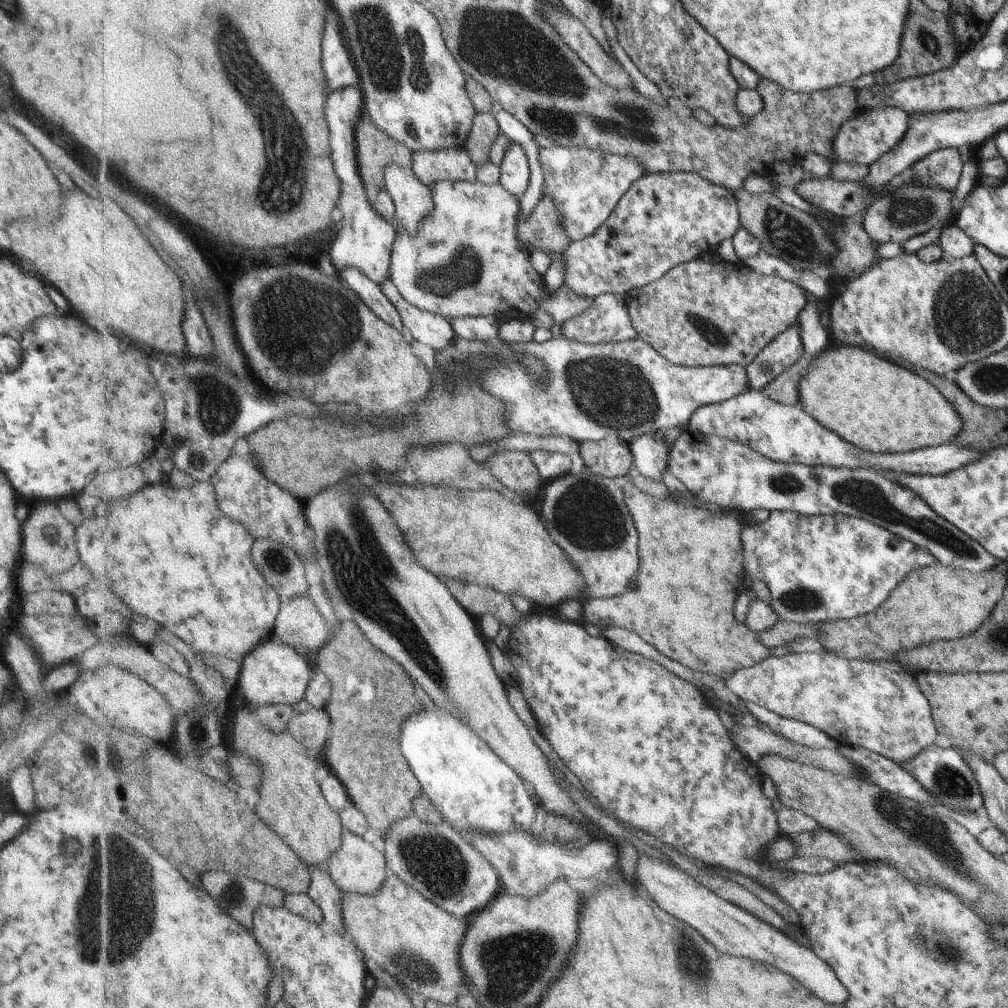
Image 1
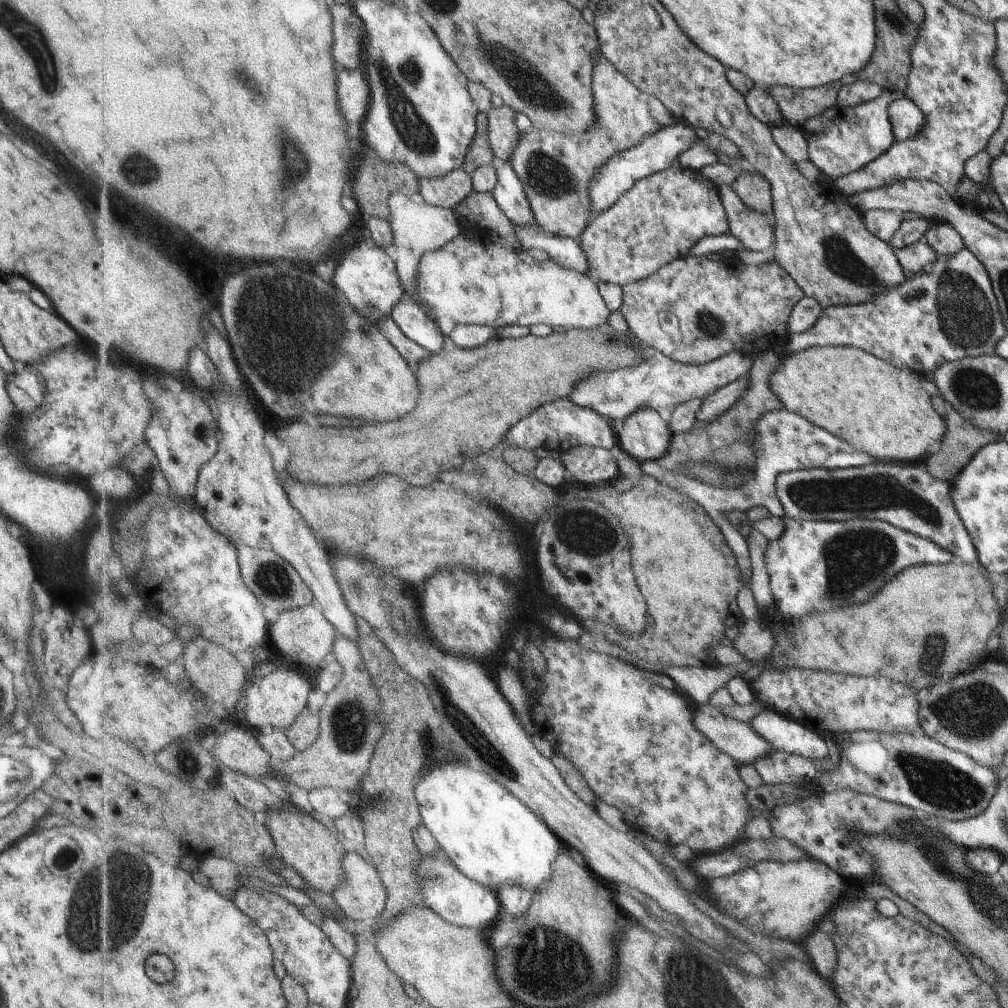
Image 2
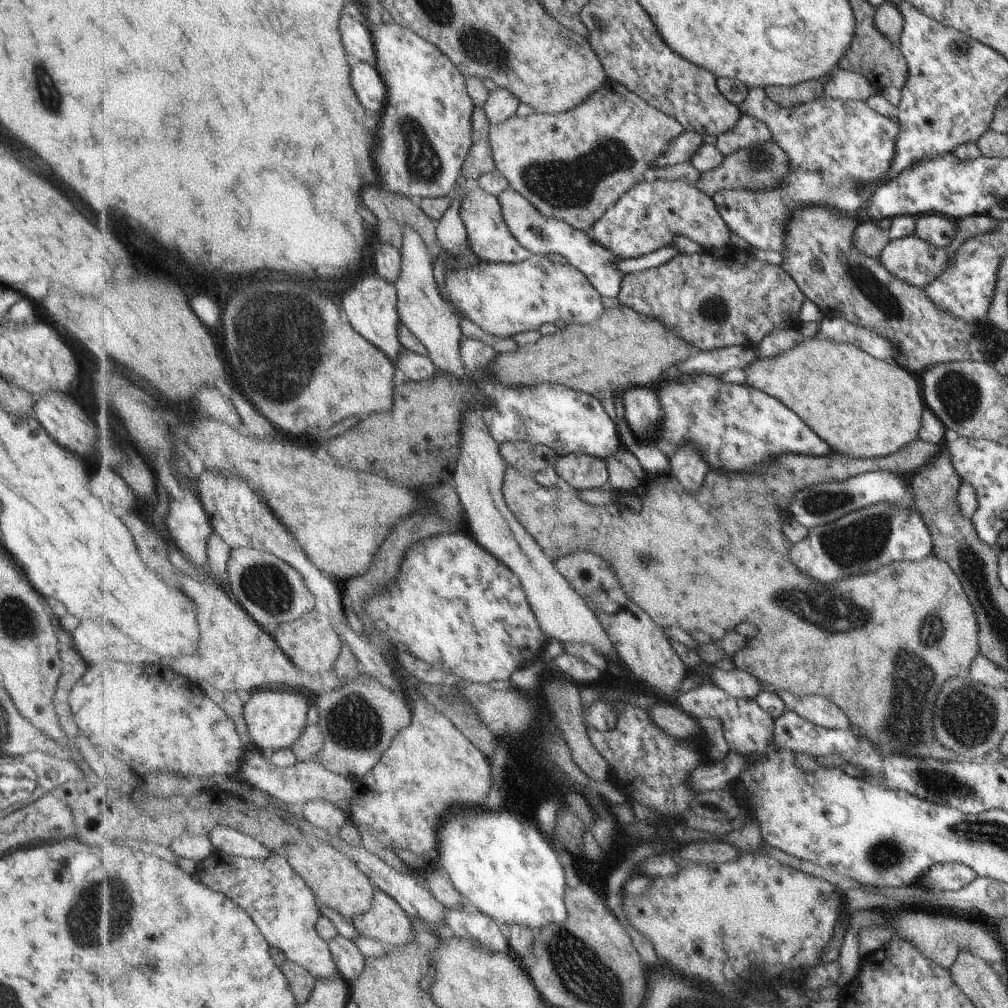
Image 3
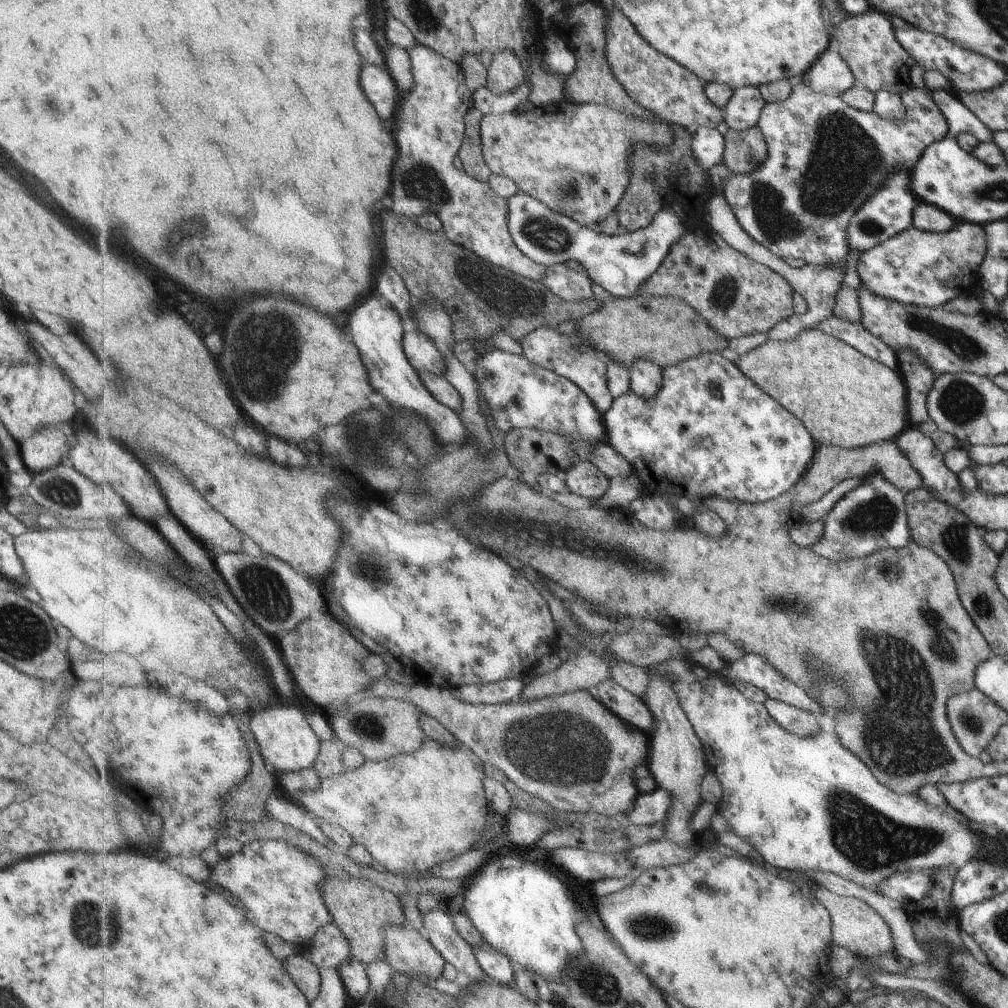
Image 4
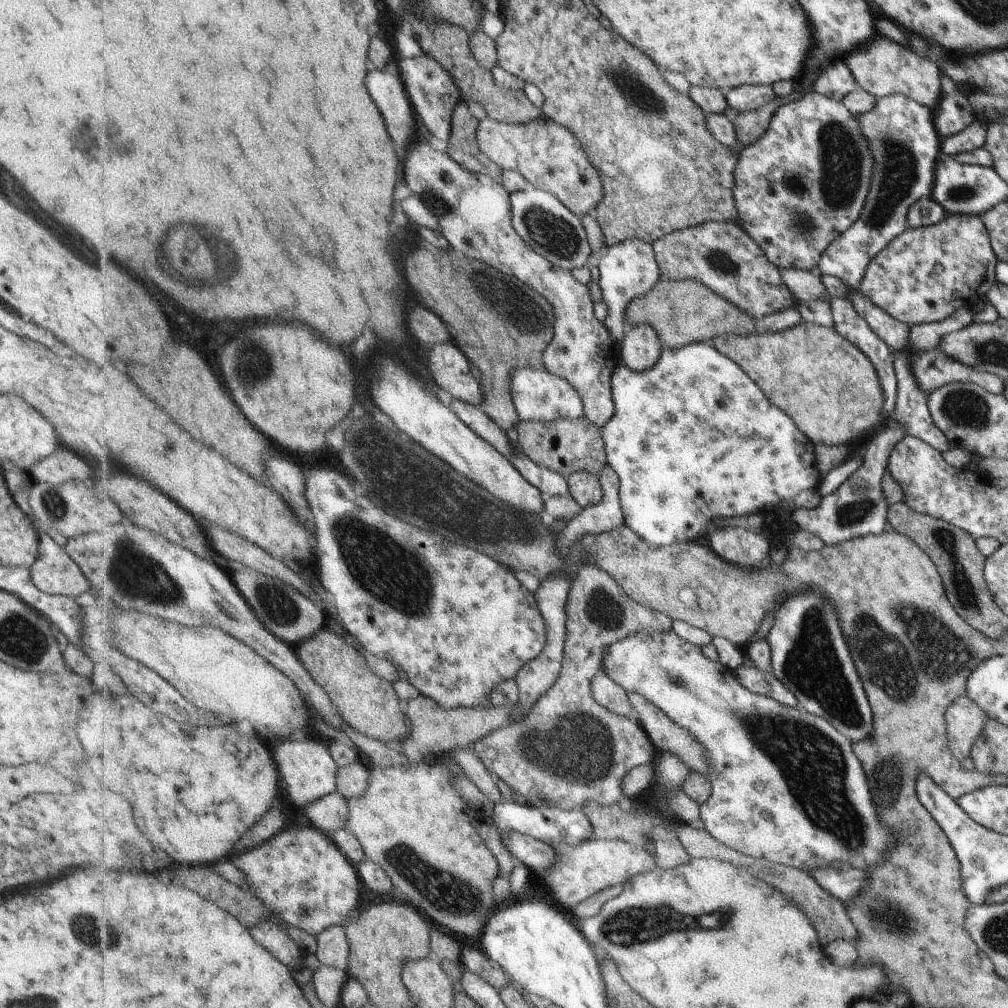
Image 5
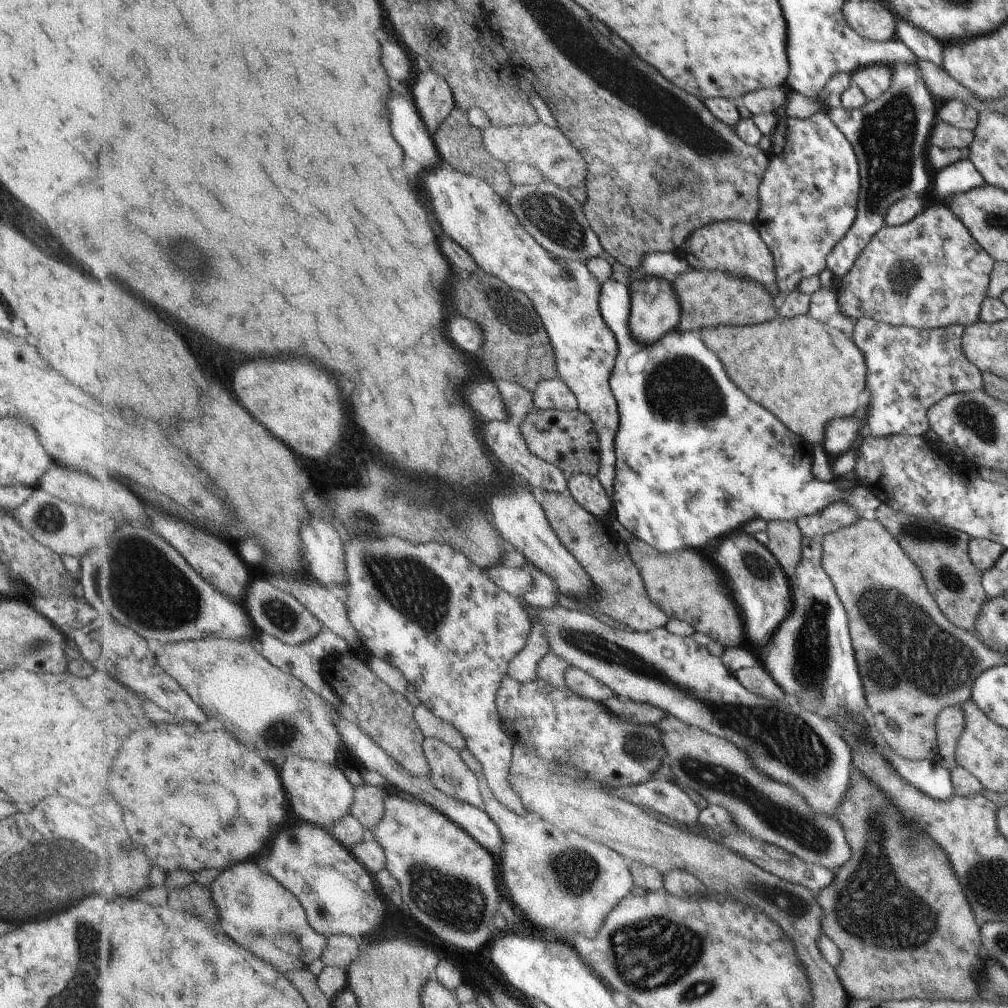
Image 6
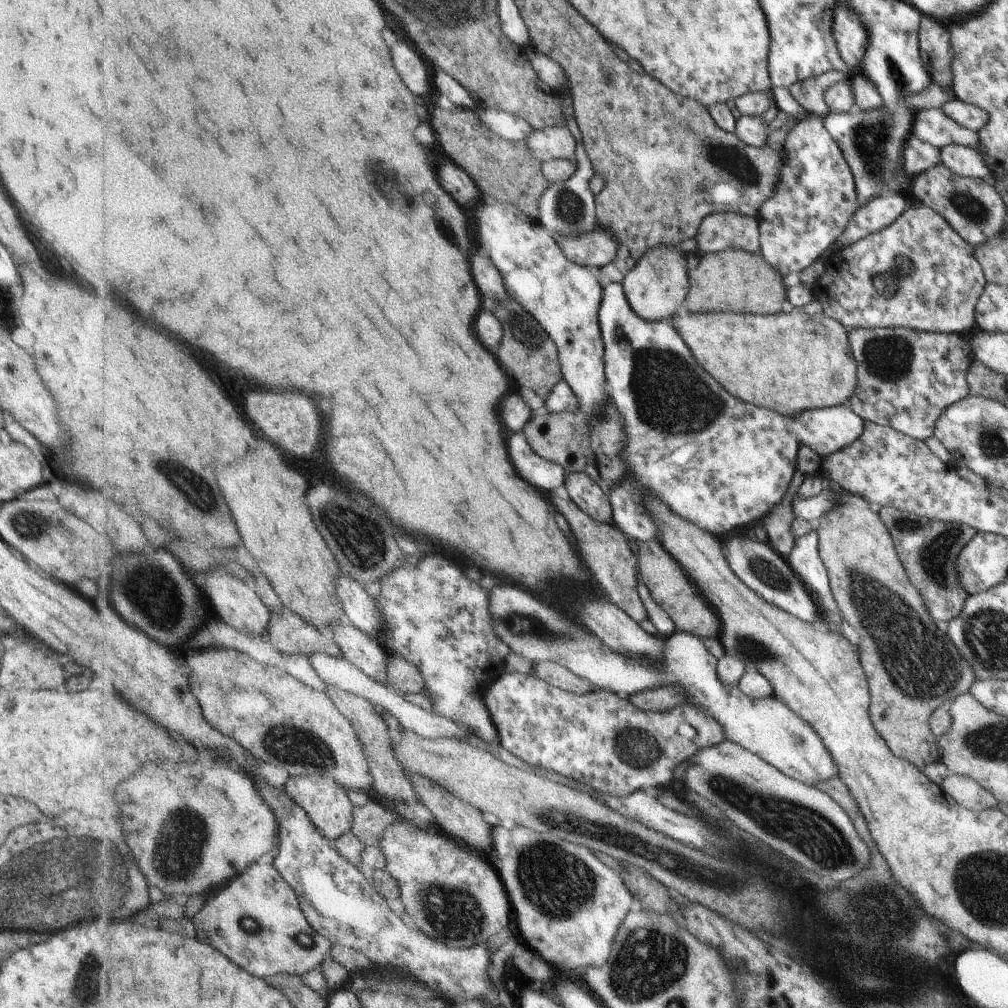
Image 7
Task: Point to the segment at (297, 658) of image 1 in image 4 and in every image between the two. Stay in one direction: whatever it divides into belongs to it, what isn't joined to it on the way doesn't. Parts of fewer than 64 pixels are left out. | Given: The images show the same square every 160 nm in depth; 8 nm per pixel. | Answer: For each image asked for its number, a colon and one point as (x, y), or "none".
2: (276, 700)
3: (276, 719)
4: (284, 736)

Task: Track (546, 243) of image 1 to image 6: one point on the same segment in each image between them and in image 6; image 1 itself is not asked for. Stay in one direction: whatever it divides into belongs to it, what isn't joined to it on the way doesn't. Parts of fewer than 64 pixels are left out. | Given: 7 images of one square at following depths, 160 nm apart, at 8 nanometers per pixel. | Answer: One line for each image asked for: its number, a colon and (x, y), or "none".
2: (557, 169)
3: (574, 167)
4: (574, 158)
5: (551, 157)
6: (548, 149)

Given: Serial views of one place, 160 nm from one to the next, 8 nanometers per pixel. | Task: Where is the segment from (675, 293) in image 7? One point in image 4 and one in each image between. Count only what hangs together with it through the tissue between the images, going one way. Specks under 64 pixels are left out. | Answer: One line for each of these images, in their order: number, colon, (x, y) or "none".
4: (647, 376)
5: (641, 348)
6: (656, 307)

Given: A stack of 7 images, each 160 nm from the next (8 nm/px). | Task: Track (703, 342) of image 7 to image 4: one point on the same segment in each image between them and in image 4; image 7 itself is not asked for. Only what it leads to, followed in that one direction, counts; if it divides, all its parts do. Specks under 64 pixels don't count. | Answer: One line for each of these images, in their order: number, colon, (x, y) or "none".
4: (848, 400)
5: (815, 381)
6: (802, 369)

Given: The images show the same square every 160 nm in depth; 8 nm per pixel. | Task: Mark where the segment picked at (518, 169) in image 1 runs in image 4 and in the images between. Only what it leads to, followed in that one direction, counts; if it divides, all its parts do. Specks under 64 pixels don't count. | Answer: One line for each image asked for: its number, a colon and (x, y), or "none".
2: (510, 194)
3: (535, 232)
4: (621, 264)

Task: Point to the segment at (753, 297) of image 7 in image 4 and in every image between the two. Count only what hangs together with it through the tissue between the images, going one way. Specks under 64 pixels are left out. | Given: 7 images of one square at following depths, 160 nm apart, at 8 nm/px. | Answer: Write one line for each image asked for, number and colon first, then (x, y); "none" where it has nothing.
4: (667, 330)
5: (685, 312)
6: (709, 298)

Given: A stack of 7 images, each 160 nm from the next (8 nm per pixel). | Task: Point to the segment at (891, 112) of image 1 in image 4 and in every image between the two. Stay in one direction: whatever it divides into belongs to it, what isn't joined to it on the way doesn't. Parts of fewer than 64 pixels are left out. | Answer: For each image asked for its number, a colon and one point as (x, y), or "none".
2: (842, 140)
3: (837, 149)
4: (824, 159)

